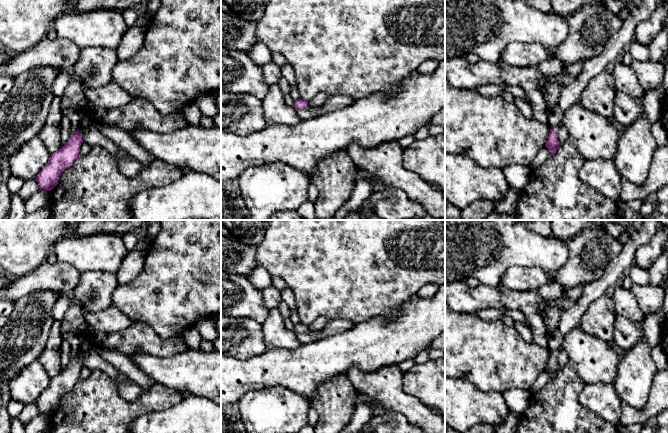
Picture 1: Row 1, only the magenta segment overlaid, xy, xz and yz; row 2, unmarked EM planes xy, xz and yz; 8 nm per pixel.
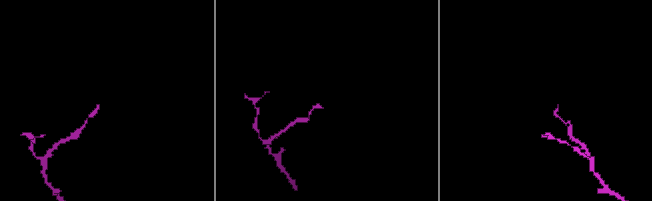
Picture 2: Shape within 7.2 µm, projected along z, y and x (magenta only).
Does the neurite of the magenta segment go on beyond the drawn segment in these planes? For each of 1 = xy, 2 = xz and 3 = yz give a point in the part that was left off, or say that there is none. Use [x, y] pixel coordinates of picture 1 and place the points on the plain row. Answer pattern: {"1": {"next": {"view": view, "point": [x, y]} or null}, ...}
{"1": {"next": null}, "2": {"next": null}, "3": {"next": null}}

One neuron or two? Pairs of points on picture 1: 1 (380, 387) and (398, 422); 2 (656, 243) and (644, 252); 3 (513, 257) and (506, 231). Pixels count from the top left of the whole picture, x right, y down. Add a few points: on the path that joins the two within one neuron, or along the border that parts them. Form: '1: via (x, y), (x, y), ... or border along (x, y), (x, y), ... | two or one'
1: border along (390, 410), (402, 413), (411, 422) | two
2: via (653, 246), (647, 252) | one
3: via (513, 251), (513, 248), (506, 241), (506, 237) | one

